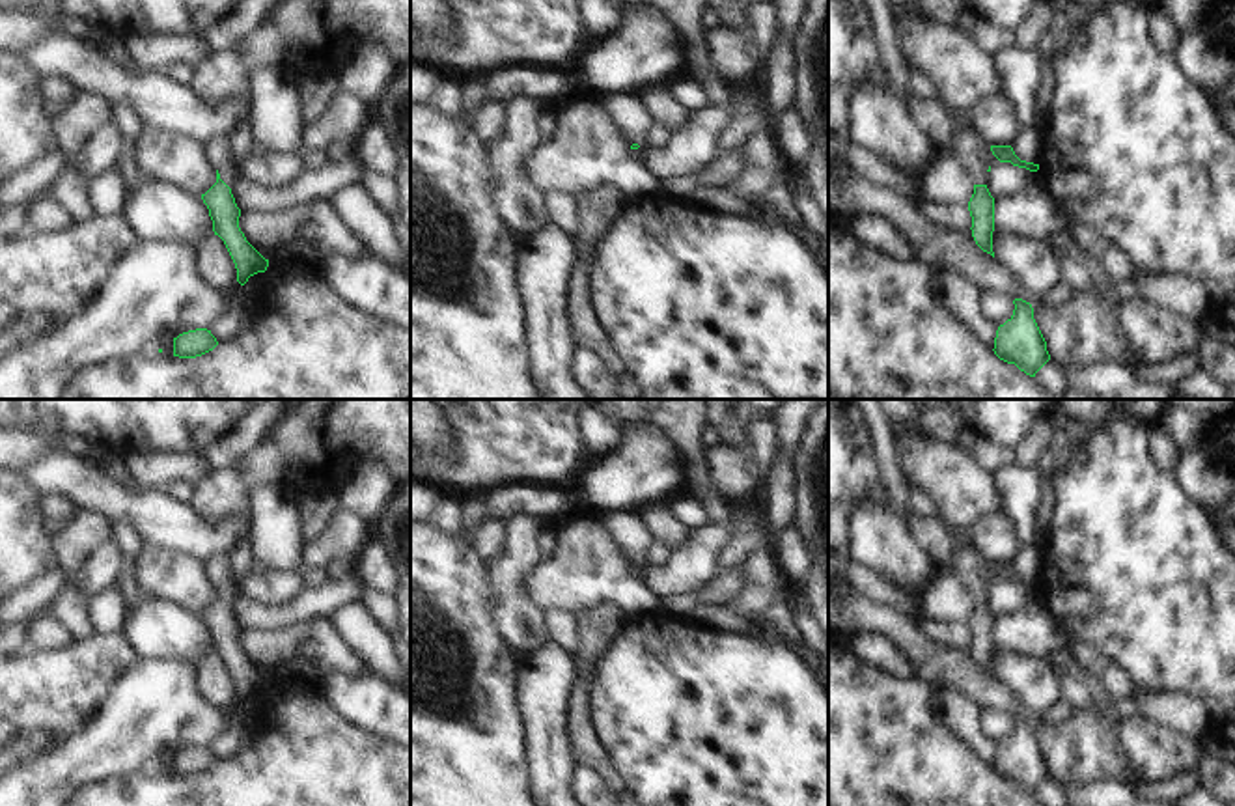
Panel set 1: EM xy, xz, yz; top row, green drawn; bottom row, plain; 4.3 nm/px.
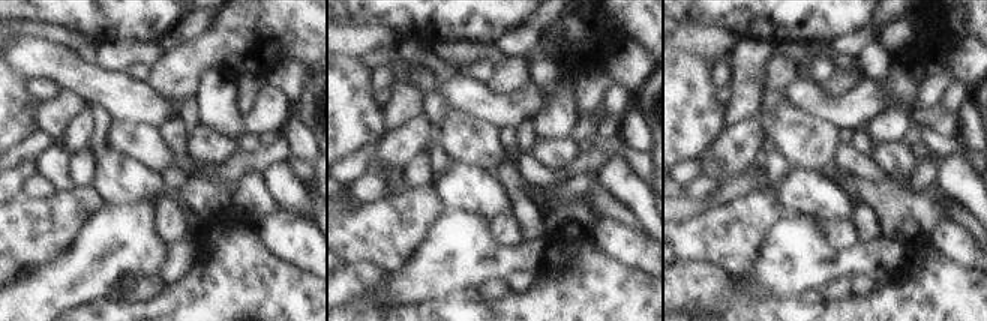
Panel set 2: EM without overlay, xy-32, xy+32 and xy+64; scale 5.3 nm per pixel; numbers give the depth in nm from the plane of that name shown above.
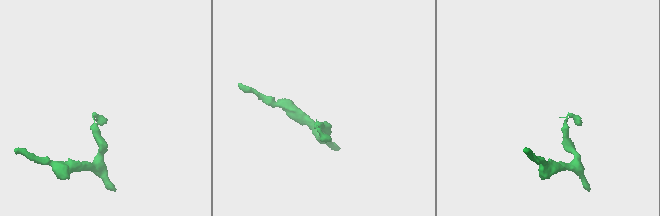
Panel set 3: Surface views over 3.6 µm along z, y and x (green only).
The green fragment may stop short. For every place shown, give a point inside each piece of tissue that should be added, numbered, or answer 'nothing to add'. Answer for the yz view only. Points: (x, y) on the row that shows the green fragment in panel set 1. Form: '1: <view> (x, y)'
1: yz (965, 77)

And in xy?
1: xy (221, 153)

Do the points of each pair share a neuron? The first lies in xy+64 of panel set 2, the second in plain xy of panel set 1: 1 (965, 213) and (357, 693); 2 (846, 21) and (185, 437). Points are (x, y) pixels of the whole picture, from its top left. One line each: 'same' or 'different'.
1: different
2: same

